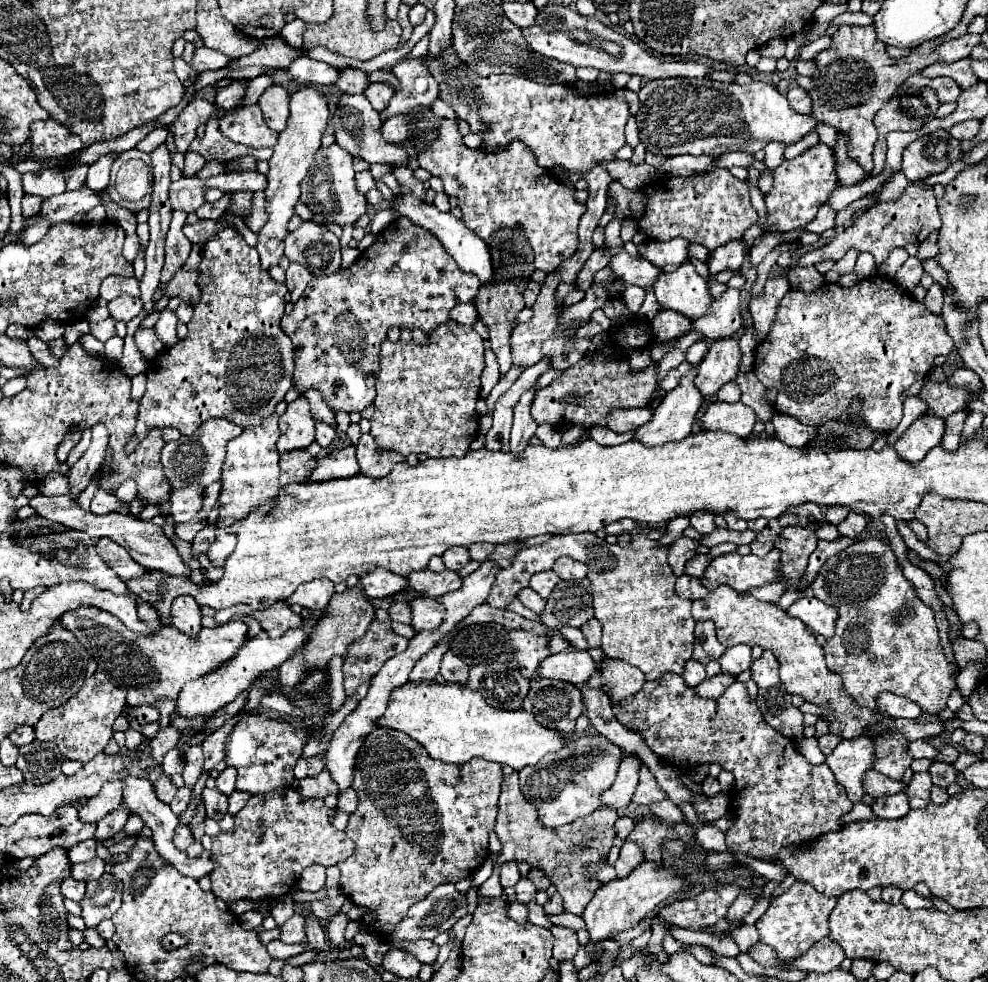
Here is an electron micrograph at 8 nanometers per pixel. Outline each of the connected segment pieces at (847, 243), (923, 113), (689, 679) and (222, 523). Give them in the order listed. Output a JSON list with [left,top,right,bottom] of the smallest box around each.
[[798,182,942,266],[872,88,938,176],[682,660,706,688],[208,414,280,566]]

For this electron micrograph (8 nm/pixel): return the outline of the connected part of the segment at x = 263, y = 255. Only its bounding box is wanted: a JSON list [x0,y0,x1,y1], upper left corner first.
[258,84,328,268]

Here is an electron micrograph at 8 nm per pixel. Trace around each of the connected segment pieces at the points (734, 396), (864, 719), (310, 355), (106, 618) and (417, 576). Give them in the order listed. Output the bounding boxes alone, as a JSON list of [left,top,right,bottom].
[[704,380,740,404],[692,586,884,739],[282,218,480,412],[62,608,248,718],[408,570,462,598]]

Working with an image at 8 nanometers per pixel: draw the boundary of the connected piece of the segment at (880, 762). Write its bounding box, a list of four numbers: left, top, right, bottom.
[874,732,912,780]

